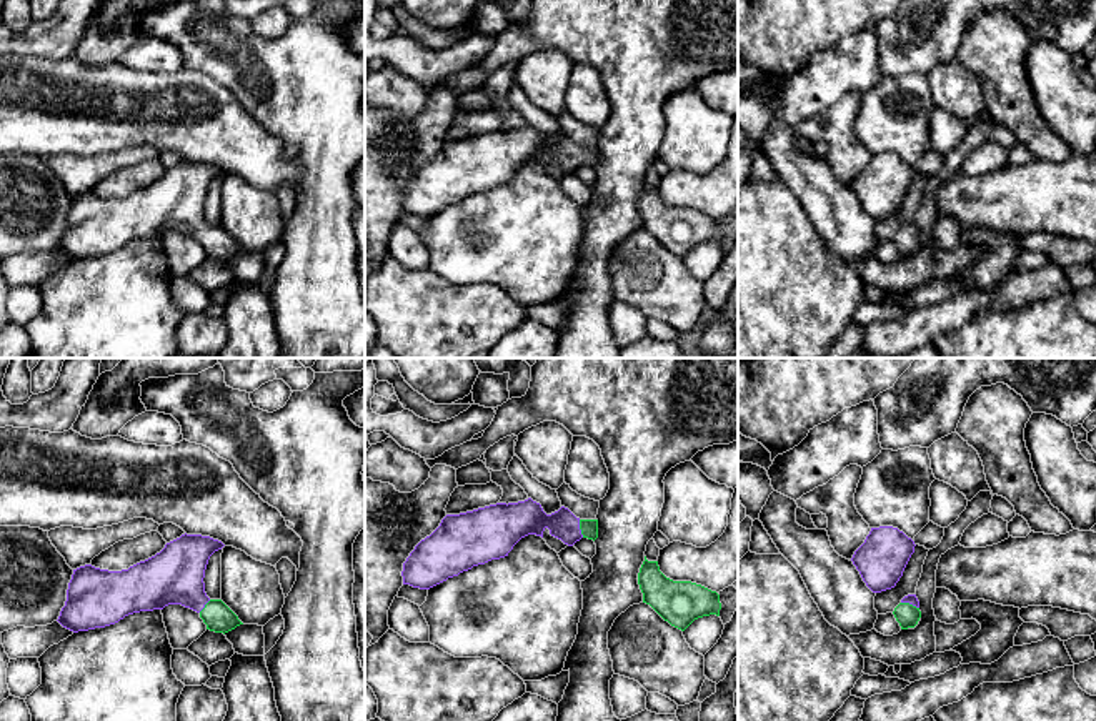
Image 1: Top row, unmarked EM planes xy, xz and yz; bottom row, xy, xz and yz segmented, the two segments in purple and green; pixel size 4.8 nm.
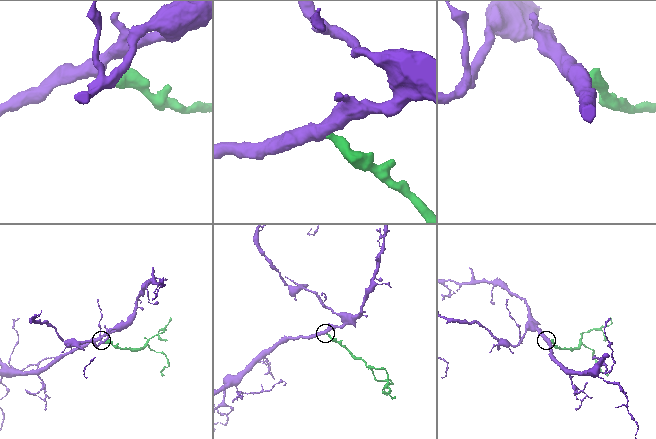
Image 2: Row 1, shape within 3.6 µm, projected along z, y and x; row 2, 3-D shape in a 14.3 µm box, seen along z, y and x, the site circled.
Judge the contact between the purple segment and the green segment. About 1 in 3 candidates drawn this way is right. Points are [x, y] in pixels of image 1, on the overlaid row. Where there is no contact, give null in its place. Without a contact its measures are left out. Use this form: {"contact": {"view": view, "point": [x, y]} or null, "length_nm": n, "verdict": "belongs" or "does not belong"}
{"contact": {"view": "xz", "point": [578, 528]}, "length_nm": 90, "verdict": "belongs"}

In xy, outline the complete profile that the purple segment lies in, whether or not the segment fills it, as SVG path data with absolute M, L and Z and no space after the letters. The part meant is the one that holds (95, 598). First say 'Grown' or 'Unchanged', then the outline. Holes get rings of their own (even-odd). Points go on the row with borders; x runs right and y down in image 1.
Grown. M185 533L128 569L80 566L73 569L57 621L78 633L115 624L133 613L182 604L197 611L207 629L225 634L243 623L222 599L210 599L203 583L210 556L223 546L210 536Z

